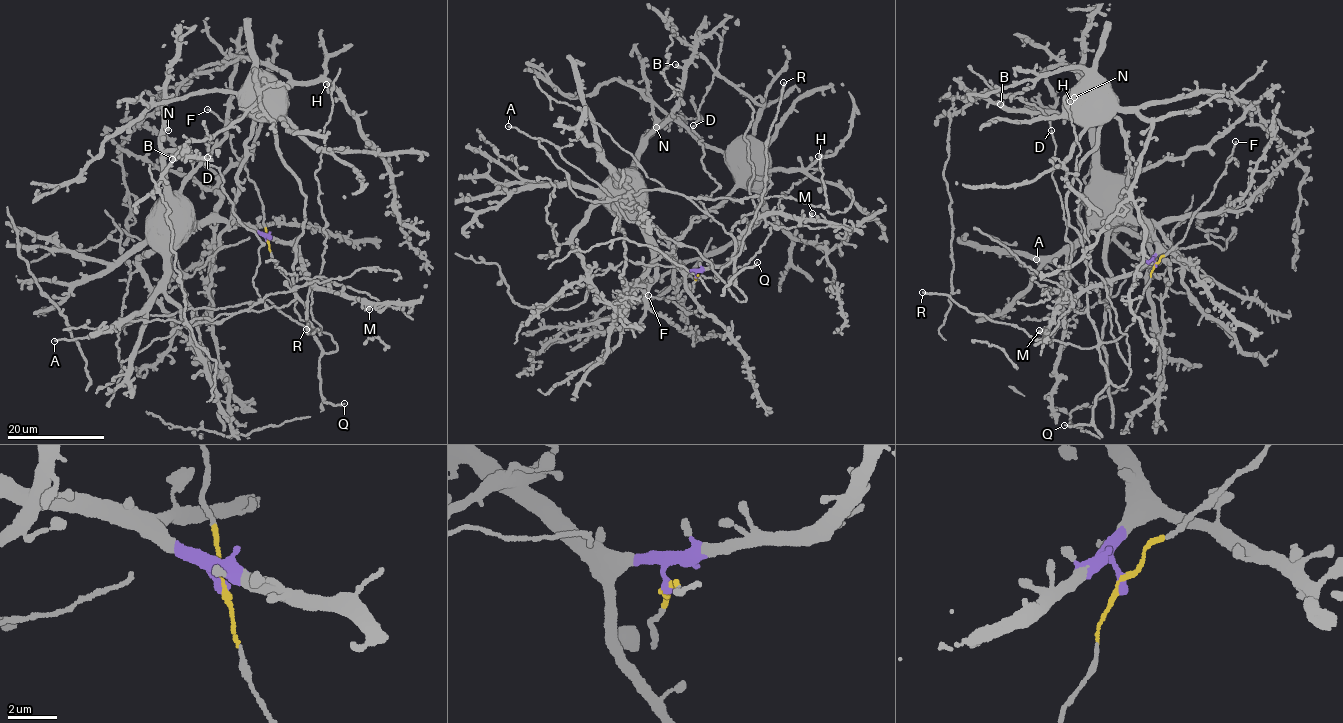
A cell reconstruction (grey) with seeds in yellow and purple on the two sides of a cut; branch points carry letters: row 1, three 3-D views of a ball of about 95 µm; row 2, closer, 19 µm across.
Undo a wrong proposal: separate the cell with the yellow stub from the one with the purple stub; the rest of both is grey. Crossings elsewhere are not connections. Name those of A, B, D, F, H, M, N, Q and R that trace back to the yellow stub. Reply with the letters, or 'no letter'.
A, D, F, H, Q, R

